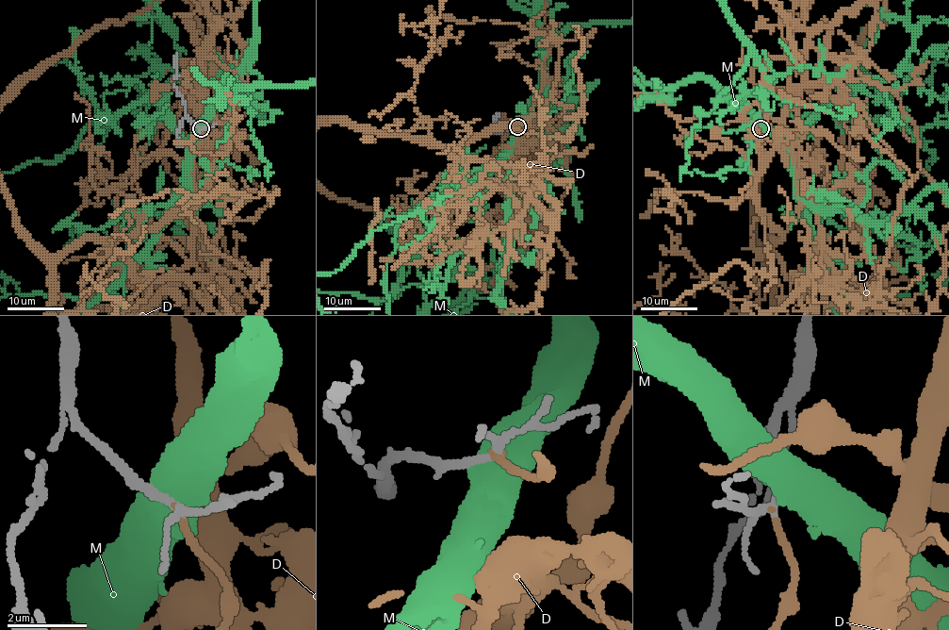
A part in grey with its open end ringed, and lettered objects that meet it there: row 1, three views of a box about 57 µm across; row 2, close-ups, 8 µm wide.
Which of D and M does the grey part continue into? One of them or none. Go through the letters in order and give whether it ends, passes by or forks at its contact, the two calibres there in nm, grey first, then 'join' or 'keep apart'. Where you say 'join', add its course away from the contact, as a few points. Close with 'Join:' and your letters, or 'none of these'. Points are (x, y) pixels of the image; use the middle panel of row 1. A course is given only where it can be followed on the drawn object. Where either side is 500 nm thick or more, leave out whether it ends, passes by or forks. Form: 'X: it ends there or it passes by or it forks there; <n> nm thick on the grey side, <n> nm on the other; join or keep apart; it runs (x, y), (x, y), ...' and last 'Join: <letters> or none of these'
D: it ends there; 180 nm thick on the grey side, 150 nm on the other; join
M: 190 nm thick on the grey side, 700 nm on the other; keep apart
Join: D

